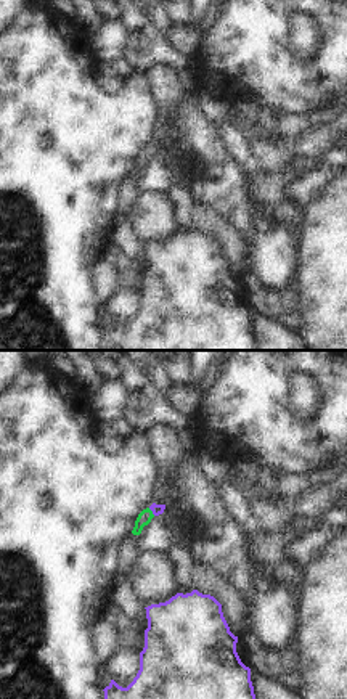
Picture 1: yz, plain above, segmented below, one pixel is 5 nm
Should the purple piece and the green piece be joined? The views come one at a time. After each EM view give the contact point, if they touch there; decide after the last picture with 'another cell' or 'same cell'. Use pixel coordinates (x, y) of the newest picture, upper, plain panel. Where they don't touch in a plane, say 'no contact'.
(151, 150)

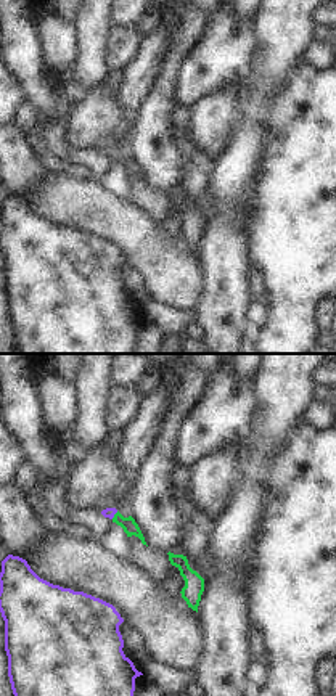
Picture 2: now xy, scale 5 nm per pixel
(114, 153)

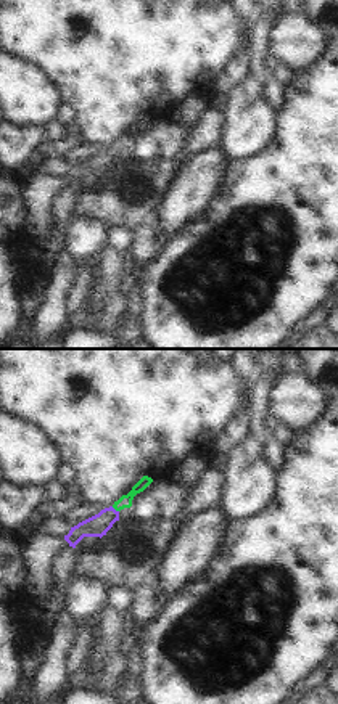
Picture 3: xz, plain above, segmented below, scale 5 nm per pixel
(113, 148)

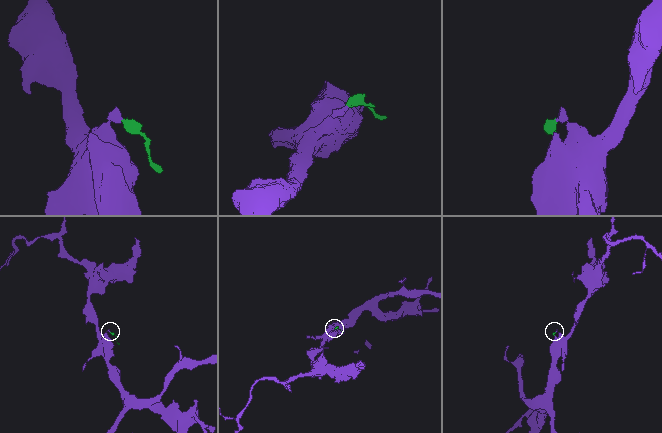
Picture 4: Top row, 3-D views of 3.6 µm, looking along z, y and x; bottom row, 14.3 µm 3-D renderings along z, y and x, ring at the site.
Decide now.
same cell

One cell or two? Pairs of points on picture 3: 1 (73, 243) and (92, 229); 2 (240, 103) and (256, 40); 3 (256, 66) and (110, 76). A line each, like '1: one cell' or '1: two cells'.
1: one cell
2: one cell
3: two cells

